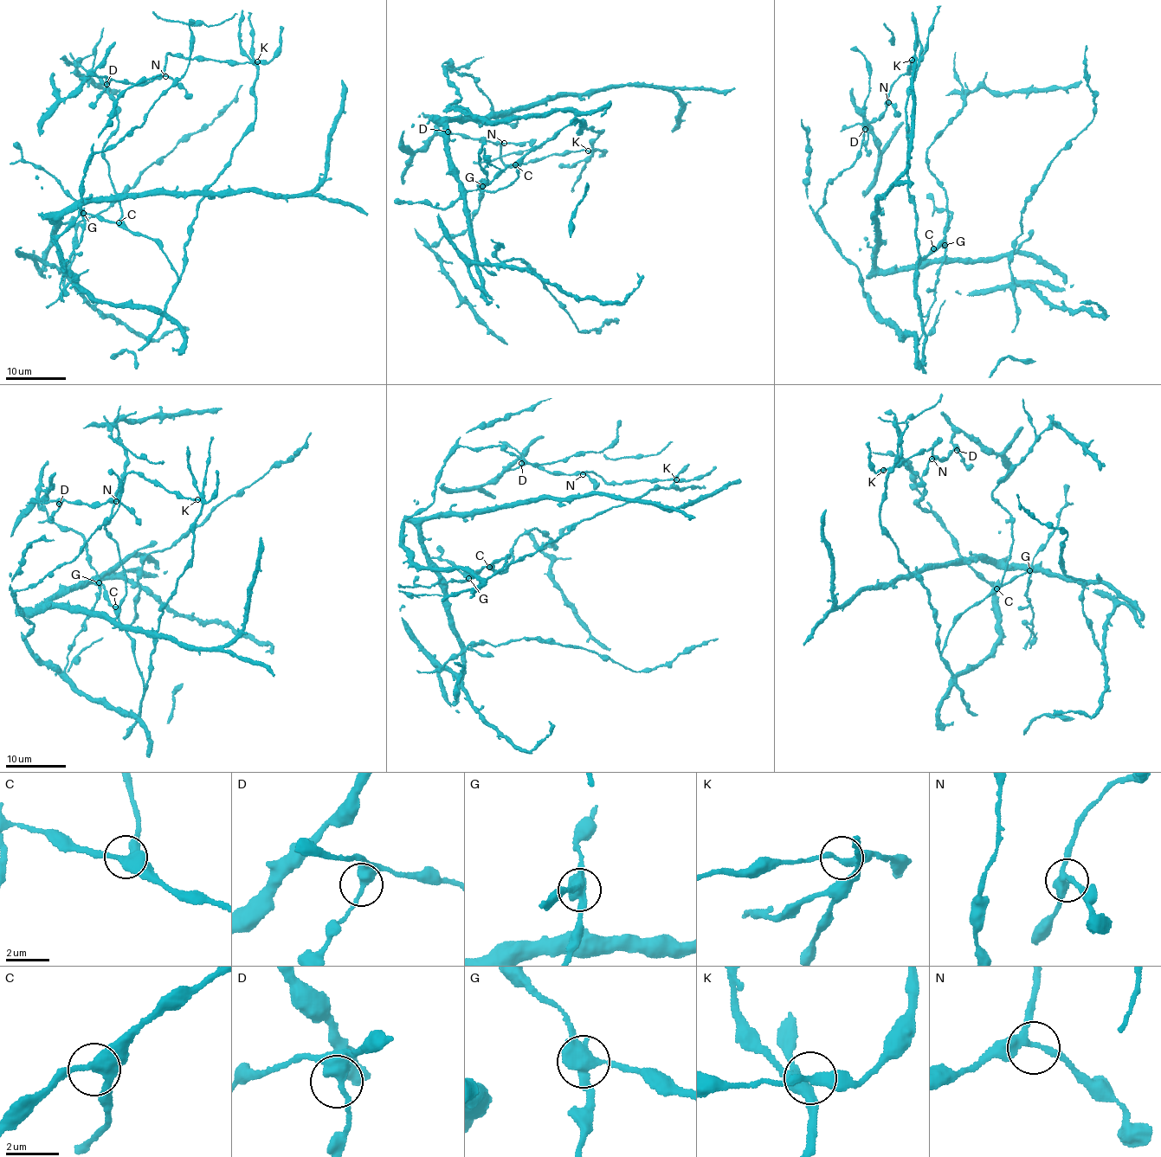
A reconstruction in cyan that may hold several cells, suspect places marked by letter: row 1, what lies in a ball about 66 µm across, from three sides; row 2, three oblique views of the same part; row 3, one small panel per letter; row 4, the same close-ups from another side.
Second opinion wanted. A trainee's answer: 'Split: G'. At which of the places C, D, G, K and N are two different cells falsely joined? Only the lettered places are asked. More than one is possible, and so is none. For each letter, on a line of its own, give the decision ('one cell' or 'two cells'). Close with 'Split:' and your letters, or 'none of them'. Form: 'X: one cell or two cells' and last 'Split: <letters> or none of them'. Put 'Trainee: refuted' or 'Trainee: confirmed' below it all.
C: one cell
D: one cell
G: two cells
K: one cell
N: one cell
Split: G
Trainee: confirmed

